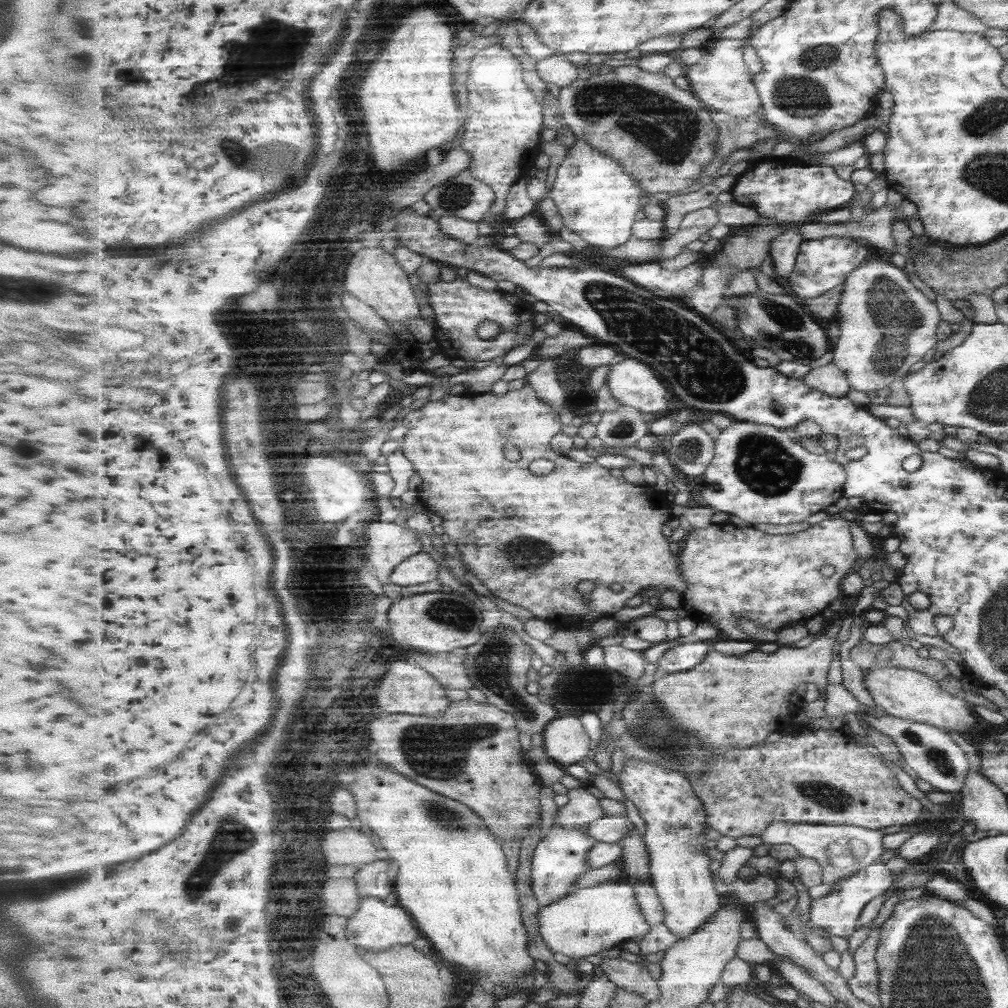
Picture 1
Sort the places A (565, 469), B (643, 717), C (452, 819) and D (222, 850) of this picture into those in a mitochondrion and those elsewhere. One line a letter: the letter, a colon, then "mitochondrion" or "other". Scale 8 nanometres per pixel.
A: other
B: mitochondrion
C: mitochondrion
D: mitochondrion

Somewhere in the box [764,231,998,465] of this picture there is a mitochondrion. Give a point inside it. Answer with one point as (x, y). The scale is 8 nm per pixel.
(894, 319)

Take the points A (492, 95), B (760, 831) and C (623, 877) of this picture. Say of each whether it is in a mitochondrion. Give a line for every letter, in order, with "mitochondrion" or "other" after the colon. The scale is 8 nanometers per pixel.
A: mitochondrion
B: other
C: other

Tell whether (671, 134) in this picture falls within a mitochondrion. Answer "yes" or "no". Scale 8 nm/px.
yes

